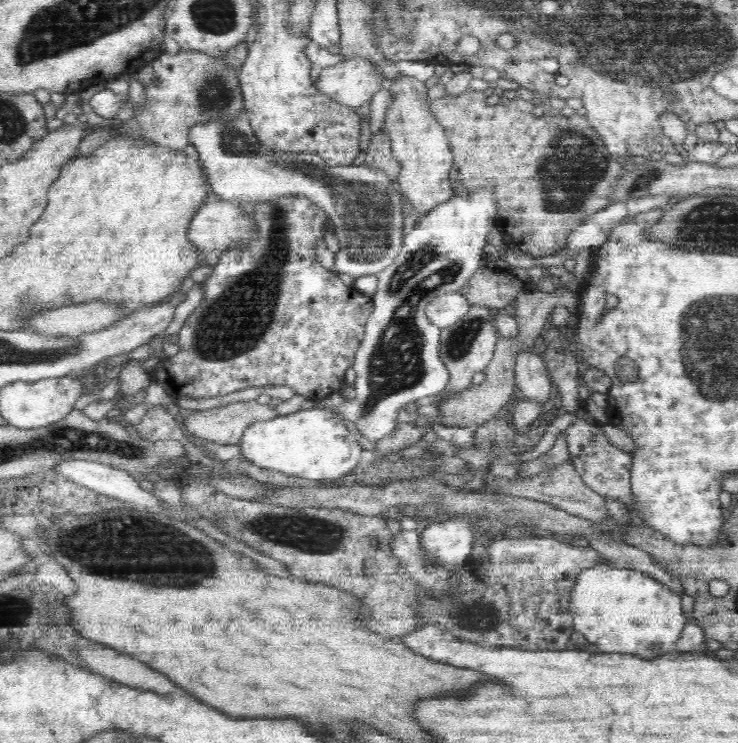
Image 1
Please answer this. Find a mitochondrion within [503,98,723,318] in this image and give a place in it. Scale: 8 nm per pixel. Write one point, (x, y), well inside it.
(573, 164)

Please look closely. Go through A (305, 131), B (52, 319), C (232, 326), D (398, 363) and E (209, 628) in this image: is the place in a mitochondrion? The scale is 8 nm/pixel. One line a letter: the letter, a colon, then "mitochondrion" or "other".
A: other
B: other
C: mitochondrion
D: mitochondrion
E: other

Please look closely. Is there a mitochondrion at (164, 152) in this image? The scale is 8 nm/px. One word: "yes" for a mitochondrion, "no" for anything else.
no

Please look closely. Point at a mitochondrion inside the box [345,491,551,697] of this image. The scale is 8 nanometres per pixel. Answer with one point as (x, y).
(480, 616)

